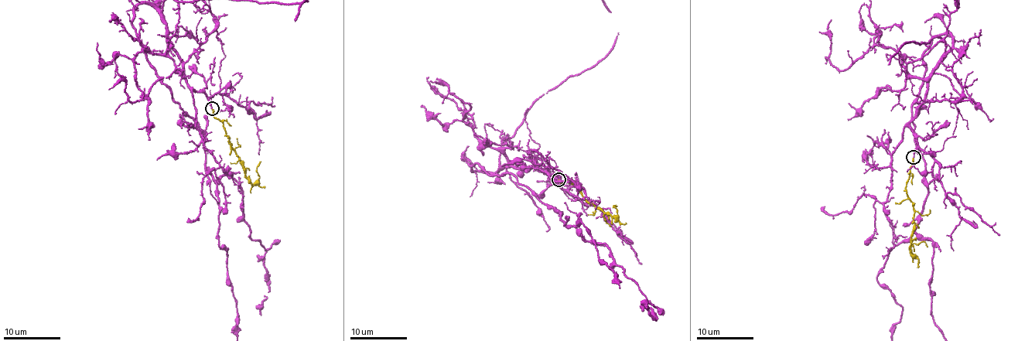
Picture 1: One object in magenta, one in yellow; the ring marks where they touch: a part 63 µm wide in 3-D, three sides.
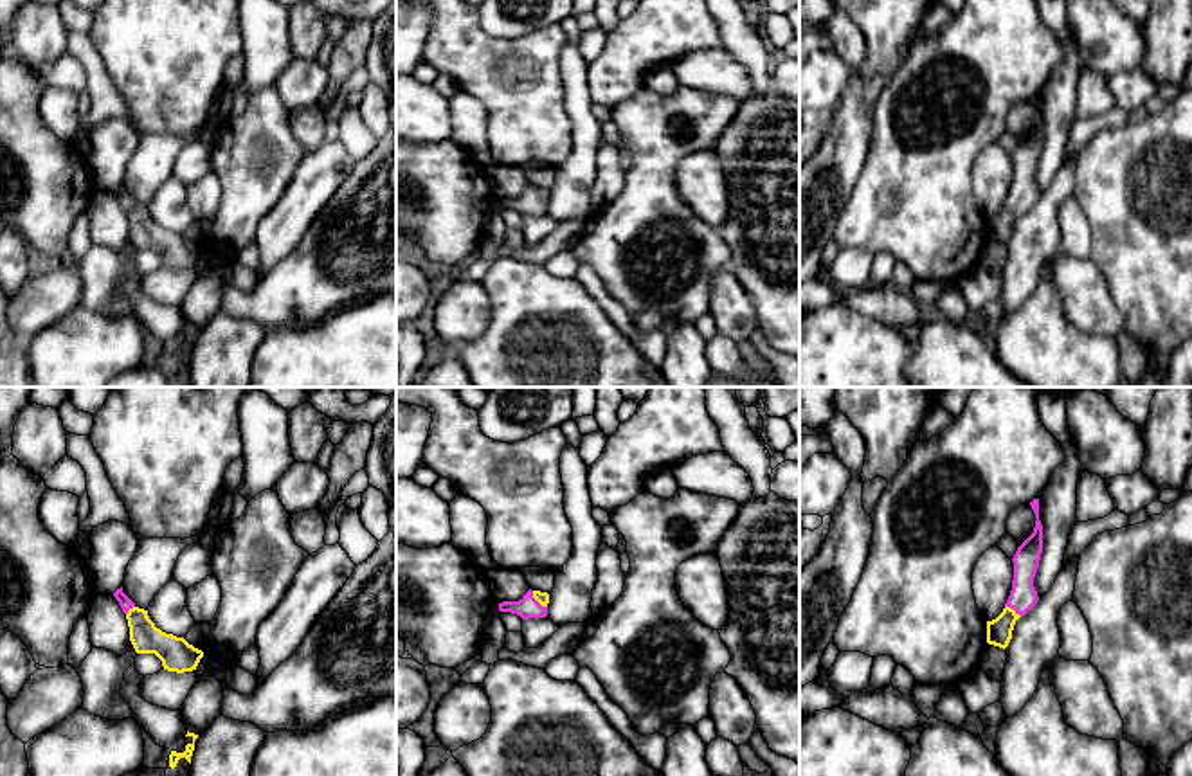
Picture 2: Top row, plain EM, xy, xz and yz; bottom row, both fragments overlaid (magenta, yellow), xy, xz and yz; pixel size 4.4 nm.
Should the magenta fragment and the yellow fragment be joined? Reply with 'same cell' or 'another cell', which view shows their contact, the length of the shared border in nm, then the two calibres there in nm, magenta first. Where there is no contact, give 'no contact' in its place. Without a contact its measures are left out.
same cell; meets magenta in yz; contact 90 nm long; 120 nm thick on the magenta side, 110 nm on the other

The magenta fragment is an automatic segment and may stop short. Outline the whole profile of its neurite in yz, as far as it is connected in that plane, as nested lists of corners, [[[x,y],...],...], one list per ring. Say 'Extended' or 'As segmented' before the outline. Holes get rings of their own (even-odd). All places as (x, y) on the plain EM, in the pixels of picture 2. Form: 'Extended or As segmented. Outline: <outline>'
Extended. Outline: [[[1034,95],[1030,103],[1037,117],[1034,130],[1017,144],[1012,155],[1014,176],[1010,193],[1005,200],[1003,209],[996,216],[987,218],[987,239],[1003,247],[1012,236],[1016,218],[1025,212],[1039,194],[1034,184],[1034,175],[1043,149],[1043,121],[1039,117],[1039,95]]]

